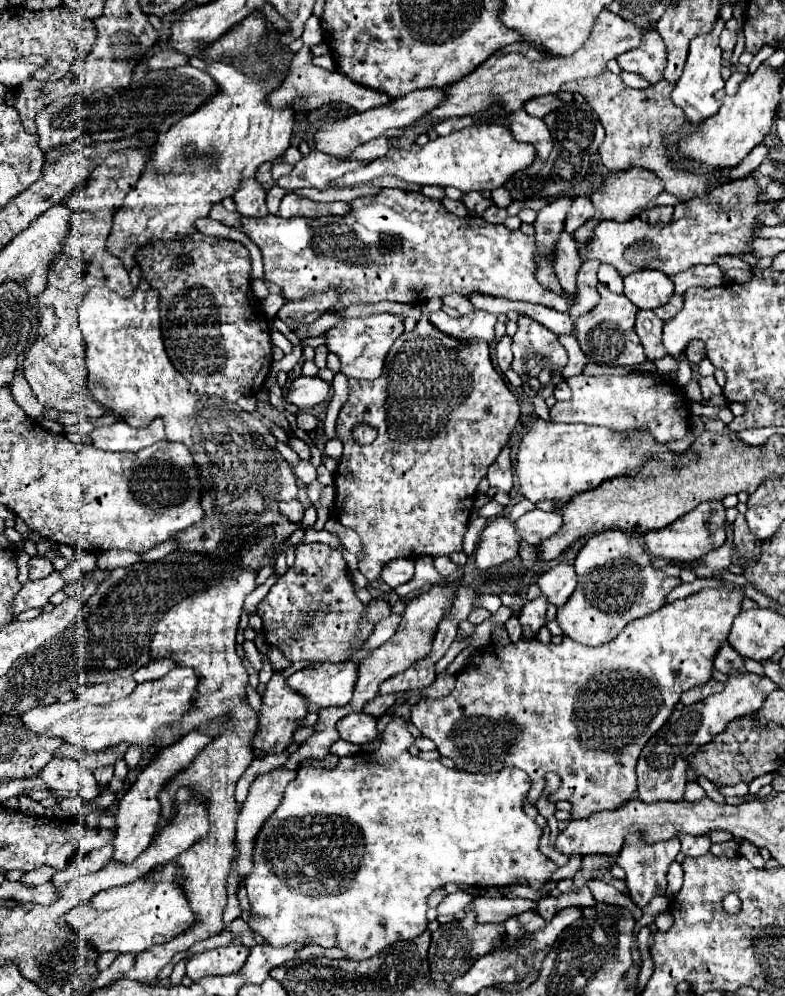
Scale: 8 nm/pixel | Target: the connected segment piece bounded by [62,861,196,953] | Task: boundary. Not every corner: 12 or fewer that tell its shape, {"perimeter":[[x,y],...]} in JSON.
{"perimeter":[[176,861],[62,917],[100,953],[140,953],[196,923]]}

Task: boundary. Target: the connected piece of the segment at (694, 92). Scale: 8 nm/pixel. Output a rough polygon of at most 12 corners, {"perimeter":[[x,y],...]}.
{"perimeter":[[718,17],[690,41],[672,101],[692,125],[712,117],[724,89]]}

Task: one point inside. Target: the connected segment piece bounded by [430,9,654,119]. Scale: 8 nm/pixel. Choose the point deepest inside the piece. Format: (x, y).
(518, 72)

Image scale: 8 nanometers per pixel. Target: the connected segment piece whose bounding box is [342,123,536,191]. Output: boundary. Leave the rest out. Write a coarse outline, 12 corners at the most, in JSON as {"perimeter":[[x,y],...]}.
{"perimeter":[[484,123],[342,177],[494,191],[534,161],[534,147]]}

